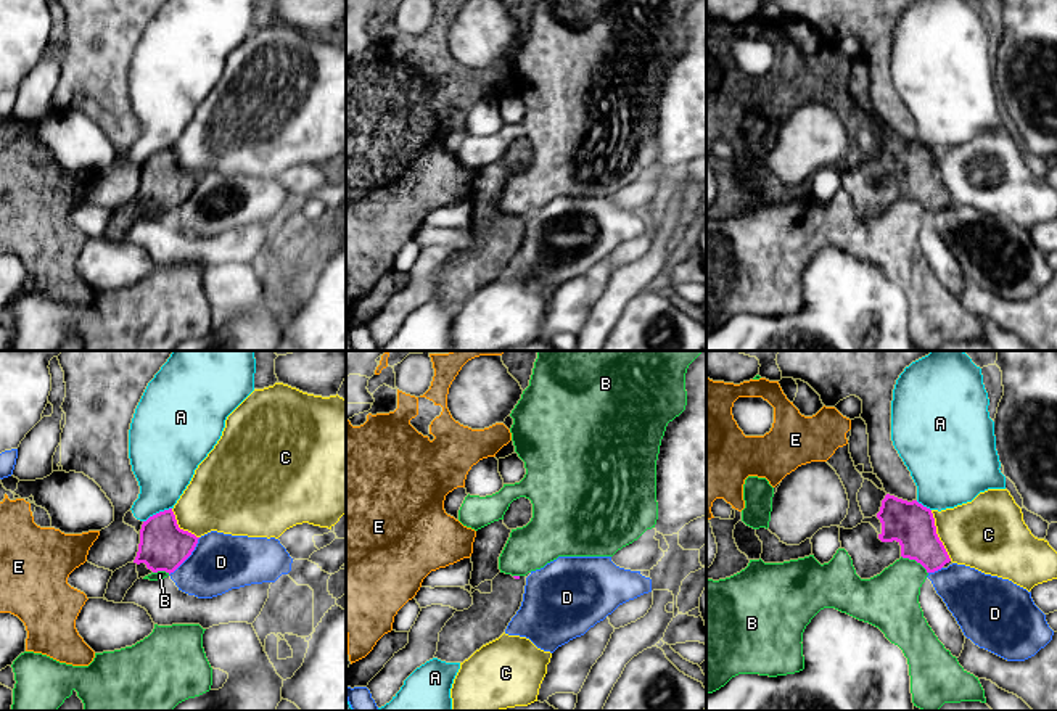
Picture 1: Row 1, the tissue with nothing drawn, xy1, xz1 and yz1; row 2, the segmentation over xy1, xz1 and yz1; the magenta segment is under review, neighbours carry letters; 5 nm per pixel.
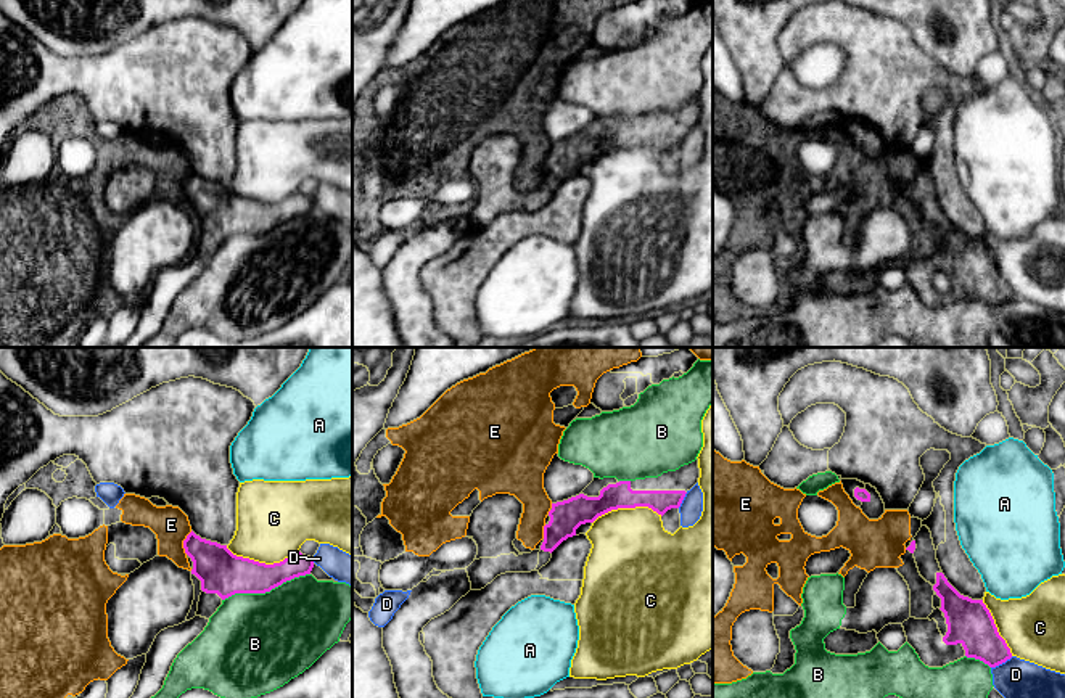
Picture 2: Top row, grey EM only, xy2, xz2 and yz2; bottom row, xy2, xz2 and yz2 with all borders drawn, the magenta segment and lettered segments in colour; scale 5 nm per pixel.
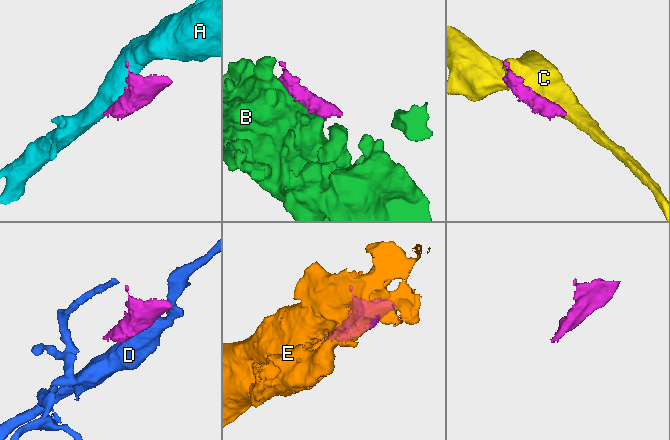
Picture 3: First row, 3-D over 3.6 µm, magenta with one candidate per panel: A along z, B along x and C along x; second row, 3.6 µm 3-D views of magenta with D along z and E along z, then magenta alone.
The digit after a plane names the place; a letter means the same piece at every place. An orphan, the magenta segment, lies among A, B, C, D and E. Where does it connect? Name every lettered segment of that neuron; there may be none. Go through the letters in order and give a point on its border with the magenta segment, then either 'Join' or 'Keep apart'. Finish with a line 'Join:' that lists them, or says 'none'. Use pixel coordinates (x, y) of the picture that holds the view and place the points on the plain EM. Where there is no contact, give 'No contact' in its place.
A: Touches magenta at xy1 (156, 153). Keep apart
B: Touches magenta at xy2 (266, 230). Keep apart
C: Touches magenta at xy2 (263, 203). Keep apart
D: Touches magenta at xy1 (187, 197). Keep apart
E: Touches magenta at xy2 (184, 182). Keep apart
Join: none

